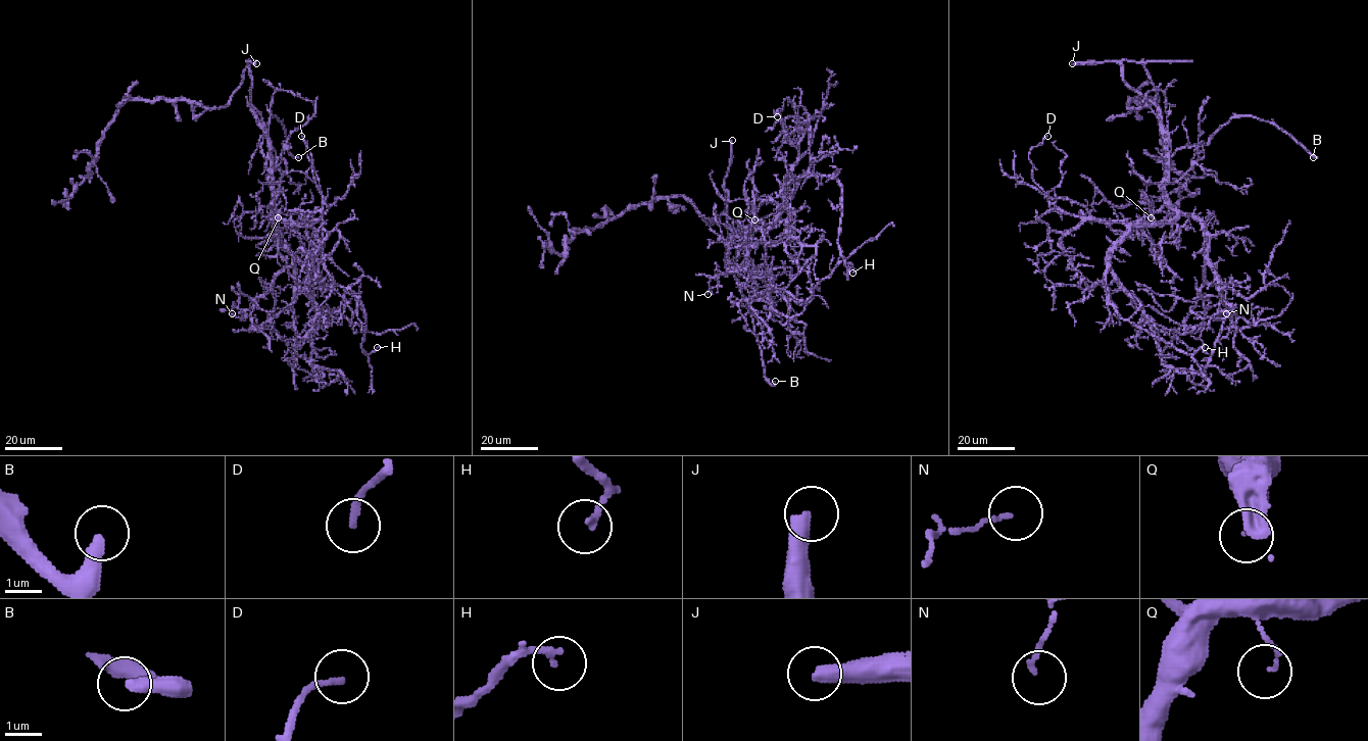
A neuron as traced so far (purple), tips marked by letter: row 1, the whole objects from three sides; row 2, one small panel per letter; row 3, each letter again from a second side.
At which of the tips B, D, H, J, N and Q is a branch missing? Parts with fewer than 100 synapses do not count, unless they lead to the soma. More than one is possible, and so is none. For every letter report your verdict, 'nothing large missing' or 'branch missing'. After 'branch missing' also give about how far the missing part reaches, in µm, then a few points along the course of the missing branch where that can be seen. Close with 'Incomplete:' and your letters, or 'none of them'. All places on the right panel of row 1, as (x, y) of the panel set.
B: branch missing | 50 µm | (1313, 157), (1358, 184), (1364, 190), (1362, 195), (1365, 194)
D: nothing large missing
H: nothing large missing
J: branch missing | 250 µm
N: nothing large missing
Q: nothing large missing
Incomplete: B, J

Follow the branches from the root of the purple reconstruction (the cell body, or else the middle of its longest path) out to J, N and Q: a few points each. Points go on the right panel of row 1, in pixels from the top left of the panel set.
J: (1158, 113), (1153, 103), (1124, 80), (1123, 69), (1117, 62), (1072, 63)
N: (1158, 113), (1165, 139), (1167, 199), (1200, 223), (1205, 238), (1200, 292), (1205, 315), (1217, 318), (1226, 313)
Q: (1158, 113), (1165, 139), (1165, 203), (1151, 217)

